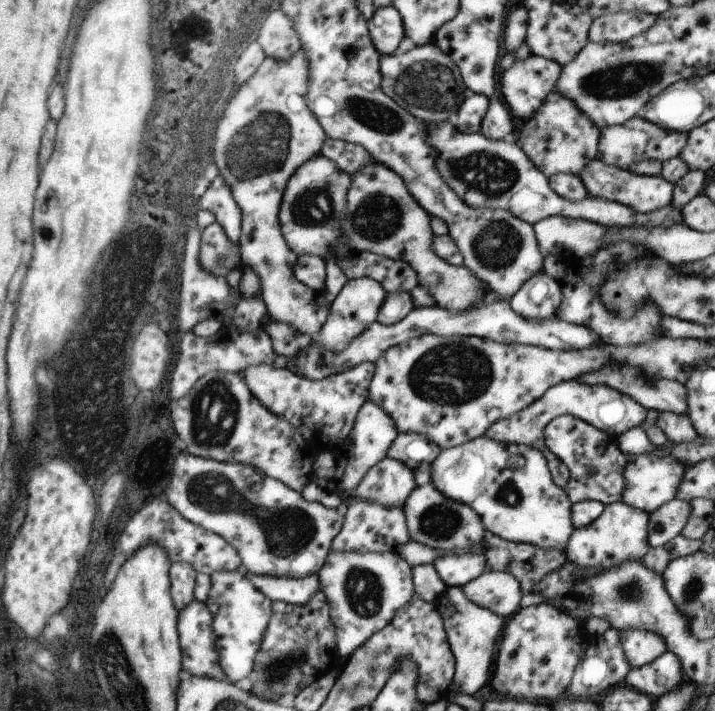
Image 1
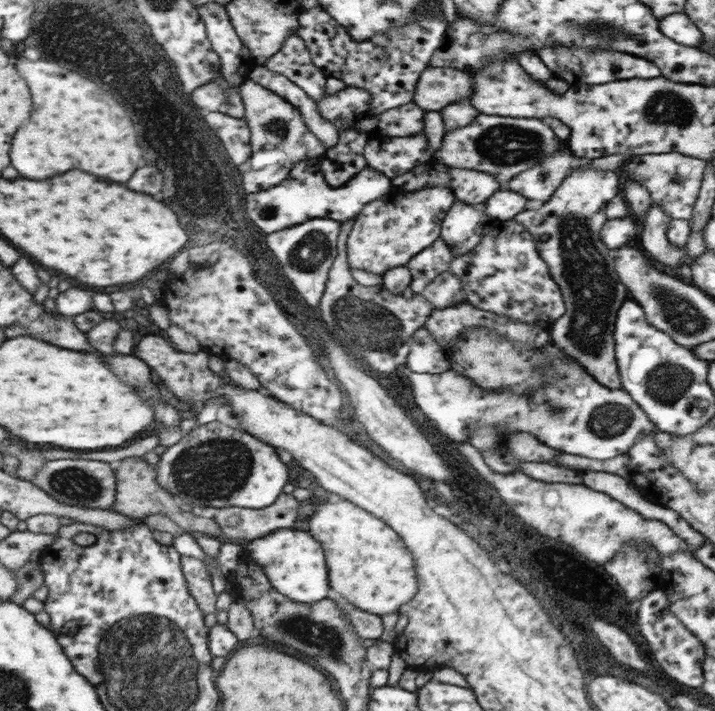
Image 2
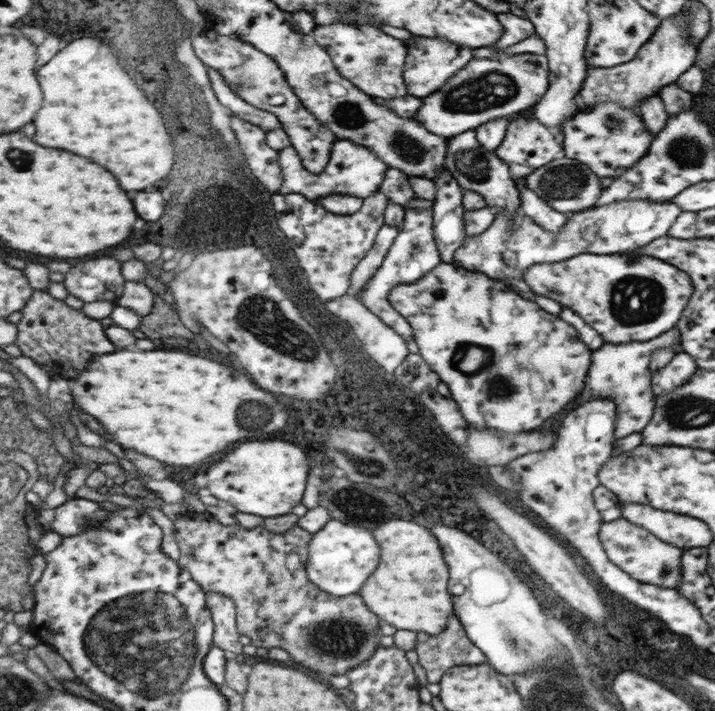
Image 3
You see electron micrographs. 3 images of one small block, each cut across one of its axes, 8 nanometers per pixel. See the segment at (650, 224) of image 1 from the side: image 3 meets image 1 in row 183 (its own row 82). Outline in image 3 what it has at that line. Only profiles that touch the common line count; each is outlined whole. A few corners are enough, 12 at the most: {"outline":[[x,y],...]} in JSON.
{"outline":[[547,56],[473,58],[411,120],[441,138],[511,120],[551,82]]}

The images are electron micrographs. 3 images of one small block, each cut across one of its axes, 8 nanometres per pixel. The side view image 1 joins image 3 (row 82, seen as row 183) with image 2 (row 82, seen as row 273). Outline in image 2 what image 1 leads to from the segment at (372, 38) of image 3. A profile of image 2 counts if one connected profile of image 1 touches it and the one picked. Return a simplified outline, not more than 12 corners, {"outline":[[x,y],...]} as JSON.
{"outline":[[425,68],[413,102],[425,112],[471,98],[473,82],[453,68]]}

